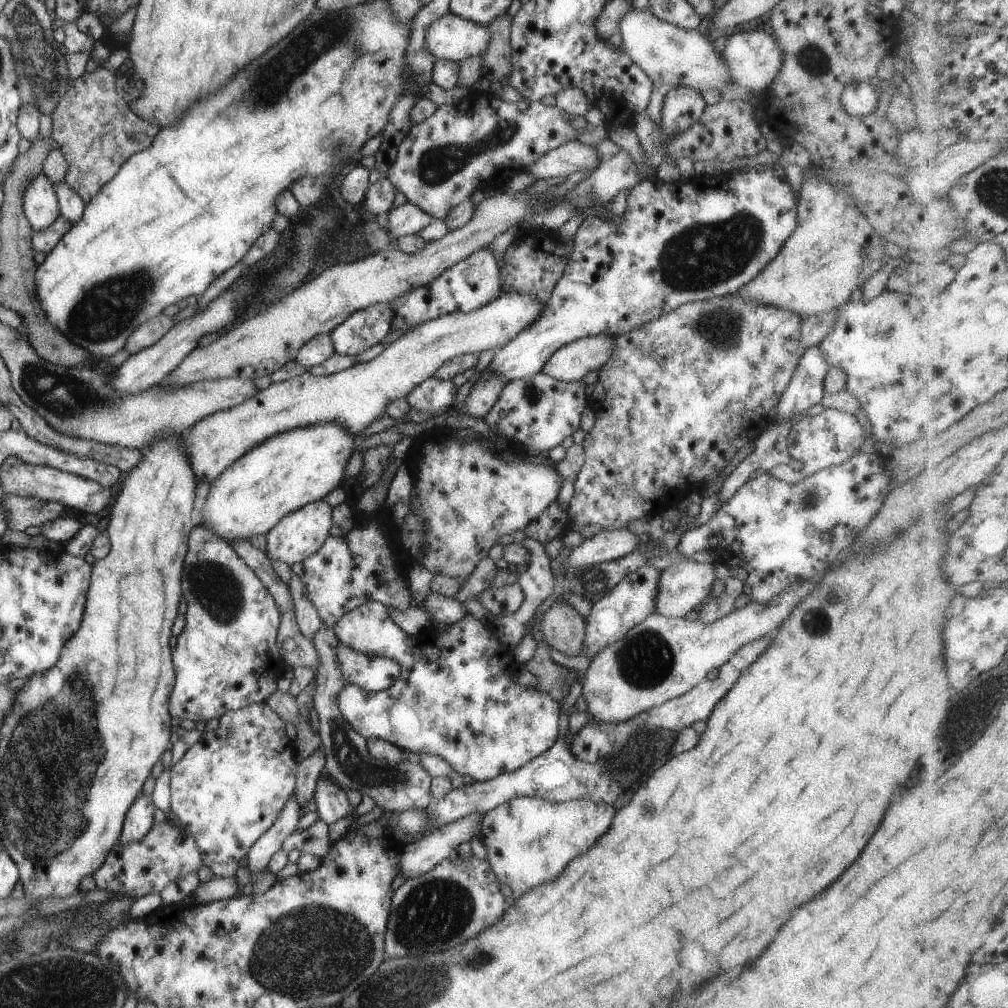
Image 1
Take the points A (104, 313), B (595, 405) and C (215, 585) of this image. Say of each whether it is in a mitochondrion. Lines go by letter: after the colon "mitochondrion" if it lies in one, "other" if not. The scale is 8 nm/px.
A: mitochondrion
B: other
C: mitochondrion

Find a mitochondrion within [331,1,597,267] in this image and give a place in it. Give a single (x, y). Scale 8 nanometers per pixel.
(439, 164)

